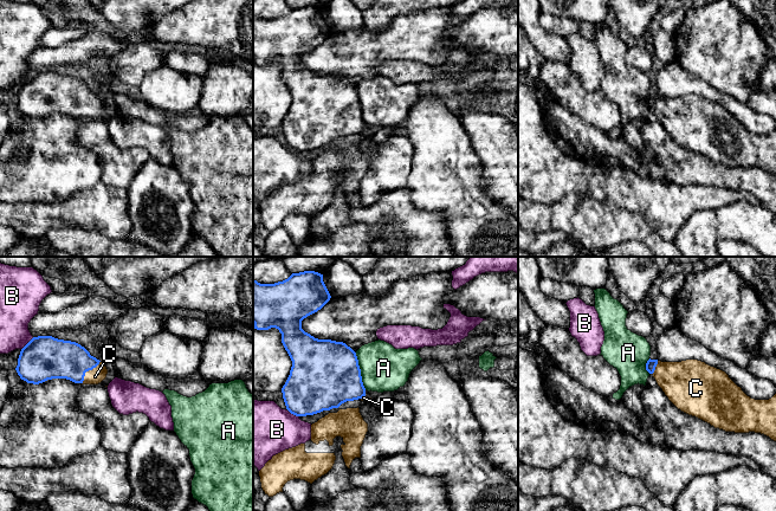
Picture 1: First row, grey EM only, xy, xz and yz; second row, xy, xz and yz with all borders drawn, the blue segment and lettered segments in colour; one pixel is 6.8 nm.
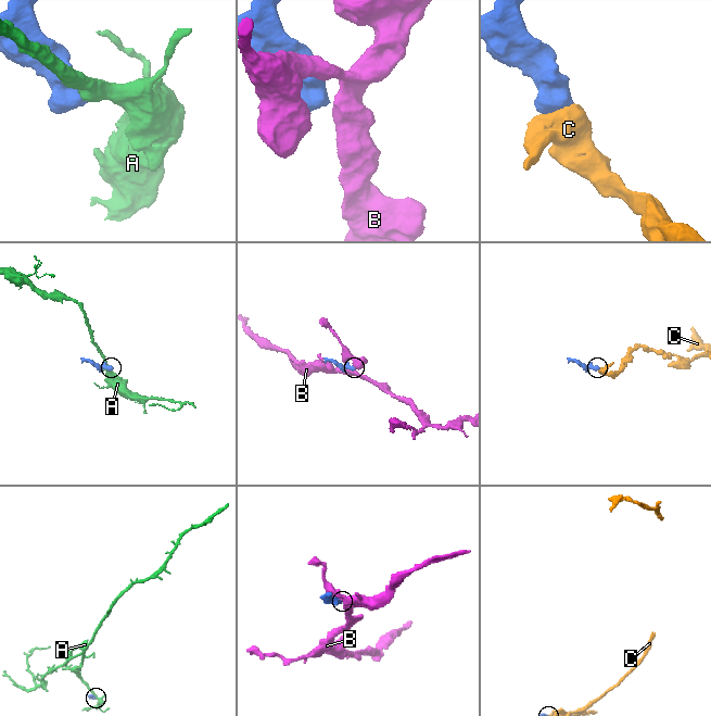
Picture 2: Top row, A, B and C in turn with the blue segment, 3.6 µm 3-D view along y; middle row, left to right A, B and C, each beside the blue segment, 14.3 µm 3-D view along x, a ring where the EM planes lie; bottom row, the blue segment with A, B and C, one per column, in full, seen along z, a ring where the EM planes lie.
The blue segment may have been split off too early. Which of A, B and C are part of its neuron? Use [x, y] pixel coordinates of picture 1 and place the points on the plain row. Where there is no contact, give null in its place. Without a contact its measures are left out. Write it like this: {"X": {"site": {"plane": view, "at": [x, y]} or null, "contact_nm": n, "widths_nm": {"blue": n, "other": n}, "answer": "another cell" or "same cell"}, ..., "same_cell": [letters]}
{"A": {"site": {"plane": "xz", "at": [360, 107]}, "contact_nm": 260, "widths_nm": {"blue": 460, "other": 320}, "answer": "another cell"}, "B": {"site": {"plane": "xy", "at": [27, 78]}, "contact_nm": 120, "widths_nm": {"blue": 300, "other": 240}, "answer": "another cell"}, "C": {"site": {"plane": "xy", "at": [88, 105]}, "contact_nm": 200, "widths_nm": {"blue": 280, "other": 110}, "answer": "same cell"}, "same_cell": ["C"]}

